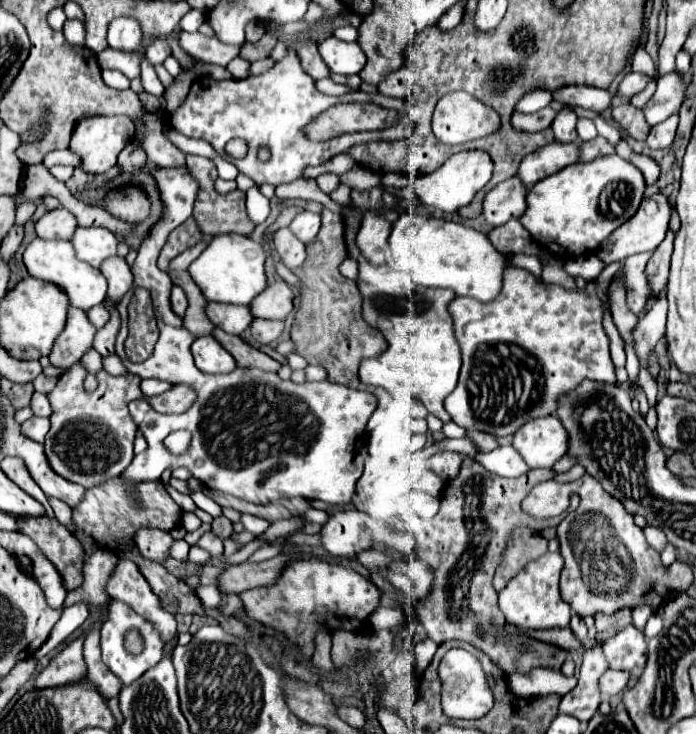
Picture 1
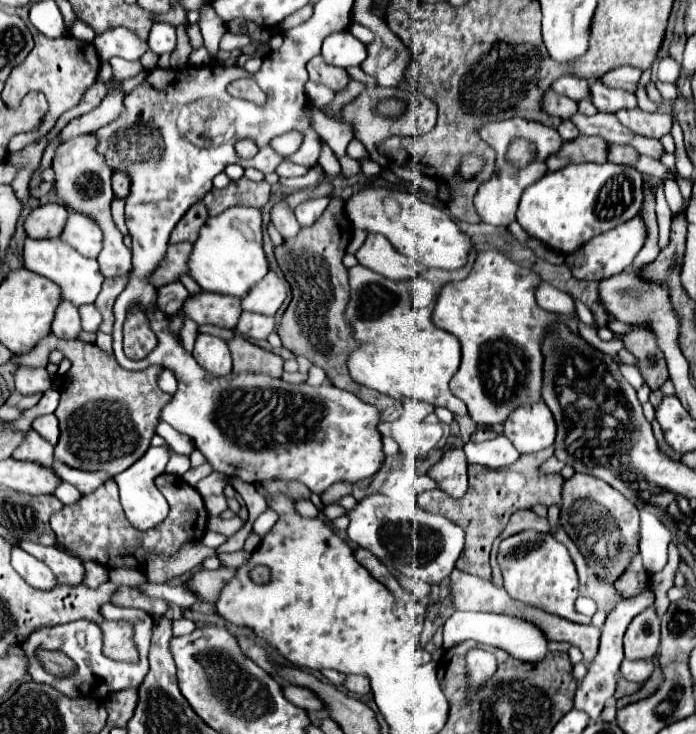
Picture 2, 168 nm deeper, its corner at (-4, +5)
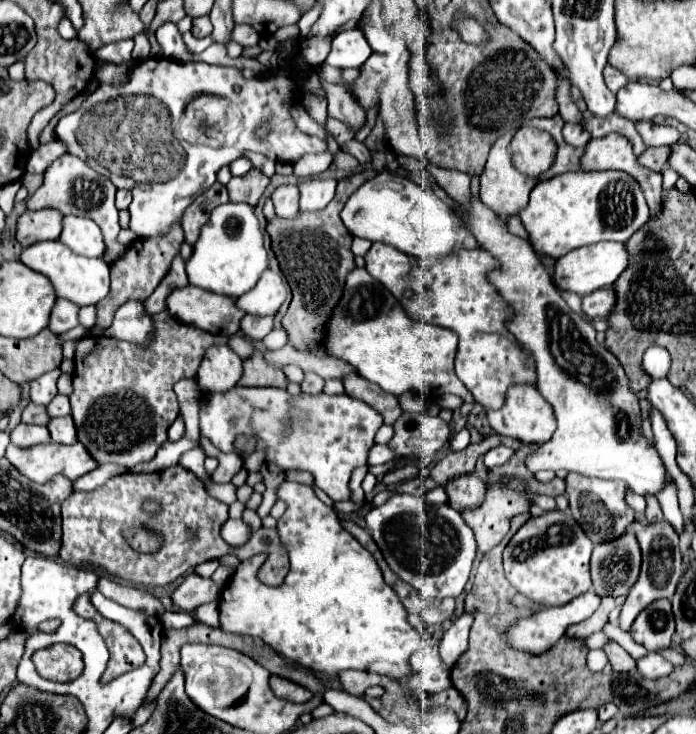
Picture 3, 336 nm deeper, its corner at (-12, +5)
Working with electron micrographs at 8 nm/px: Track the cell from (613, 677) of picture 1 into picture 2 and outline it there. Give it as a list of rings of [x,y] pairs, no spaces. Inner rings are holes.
[[[624,659],[622,661],[622,667],[620,667],[620,673],[628,679],[628,681],[636,681],[636,683],[642,683],[646,681],[652,671],[654,671],[654,661],[652,659],[640,659],[640,661],[628,661]]]

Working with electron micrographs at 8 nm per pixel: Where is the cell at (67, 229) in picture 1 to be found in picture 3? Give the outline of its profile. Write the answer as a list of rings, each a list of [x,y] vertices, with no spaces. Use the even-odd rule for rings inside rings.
[[[40,209],[40,211],[26,211],[18,219],[16,239],[28,247],[38,241],[58,239],[62,233],[62,219],[64,215],[56,209]]]

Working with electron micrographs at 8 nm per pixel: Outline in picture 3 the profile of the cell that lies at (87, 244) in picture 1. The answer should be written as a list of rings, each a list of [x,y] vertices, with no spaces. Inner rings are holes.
[[[76,215],[64,217],[64,229],[60,241],[66,243],[74,253],[84,257],[102,257],[104,253],[100,227],[88,217],[76,217]]]

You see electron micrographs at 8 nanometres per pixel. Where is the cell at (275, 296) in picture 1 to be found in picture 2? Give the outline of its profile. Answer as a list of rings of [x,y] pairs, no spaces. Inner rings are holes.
[[[268,271],[266,277],[258,281],[258,285],[254,285],[250,293],[246,293],[246,297],[242,297],[242,309],[256,311],[262,315],[274,315],[284,303],[286,293],[288,283],[280,279],[274,271]]]

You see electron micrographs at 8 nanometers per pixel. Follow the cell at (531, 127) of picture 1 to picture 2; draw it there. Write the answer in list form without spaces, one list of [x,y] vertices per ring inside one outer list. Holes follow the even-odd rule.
[[[548,91],[544,97],[544,111],[550,115],[558,115],[562,119],[568,119],[570,115],[574,115],[578,111],[578,103],[572,101],[570,97]]]

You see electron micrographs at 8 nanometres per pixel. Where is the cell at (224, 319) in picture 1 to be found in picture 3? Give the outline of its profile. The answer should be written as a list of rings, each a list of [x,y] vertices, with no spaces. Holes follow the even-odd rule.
[[[186,285],[168,297],[168,311],[188,325],[196,325],[214,335],[234,335],[240,331],[244,311],[228,295]]]

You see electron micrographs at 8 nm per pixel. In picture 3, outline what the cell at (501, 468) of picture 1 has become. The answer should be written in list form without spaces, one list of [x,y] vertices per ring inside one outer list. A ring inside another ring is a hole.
[[[498,445],[494,449],[490,449],[486,455],[484,455],[484,463],[486,467],[496,467],[496,465],[504,465],[510,457],[514,455],[514,449],[512,447],[506,447],[506,445]]]

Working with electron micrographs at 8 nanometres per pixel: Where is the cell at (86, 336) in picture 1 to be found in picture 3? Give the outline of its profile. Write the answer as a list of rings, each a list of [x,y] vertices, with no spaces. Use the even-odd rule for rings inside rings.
[[[58,299],[54,309],[52,309],[52,317],[50,317],[48,329],[52,329],[52,333],[66,333],[66,331],[74,329],[76,325],[80,325],[78,311],[80,311],[80,307],[74,305],[72,301]]]

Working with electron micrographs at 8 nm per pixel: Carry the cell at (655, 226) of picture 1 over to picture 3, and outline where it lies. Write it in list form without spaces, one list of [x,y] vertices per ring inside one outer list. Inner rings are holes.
[[[602,241],[602,243],[594,243],[594,245],[584,245],[564,257],[560,257],[560,261],[556,261],[554,281],[558,287],[562,287],[566,291],[572,291],[576,295],[588,295],[596,289],[614,285],[616,279],[626,271],[628,257],[630,255],[628,255],[624,243],[618,243],[618,241]]]

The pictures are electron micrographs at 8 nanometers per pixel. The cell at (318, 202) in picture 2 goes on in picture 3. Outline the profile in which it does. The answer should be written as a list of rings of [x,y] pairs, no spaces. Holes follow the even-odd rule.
[[[310,179],[300,183],[300,209],[322,211],[334,197],[334,179]]]

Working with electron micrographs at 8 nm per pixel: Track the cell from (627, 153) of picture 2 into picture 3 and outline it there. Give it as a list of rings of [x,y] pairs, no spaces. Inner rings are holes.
[[[648,147],[638,157],[638,163],[648,167],[648,169],[652,169],[652,171],[662,171],[666,159],[668,159],[668,149],[666,147]]]

